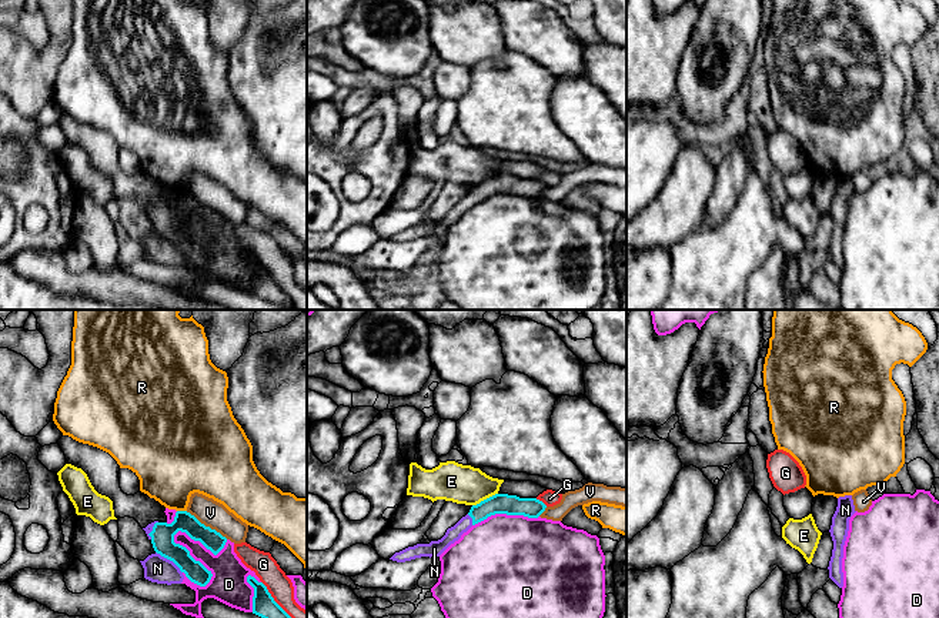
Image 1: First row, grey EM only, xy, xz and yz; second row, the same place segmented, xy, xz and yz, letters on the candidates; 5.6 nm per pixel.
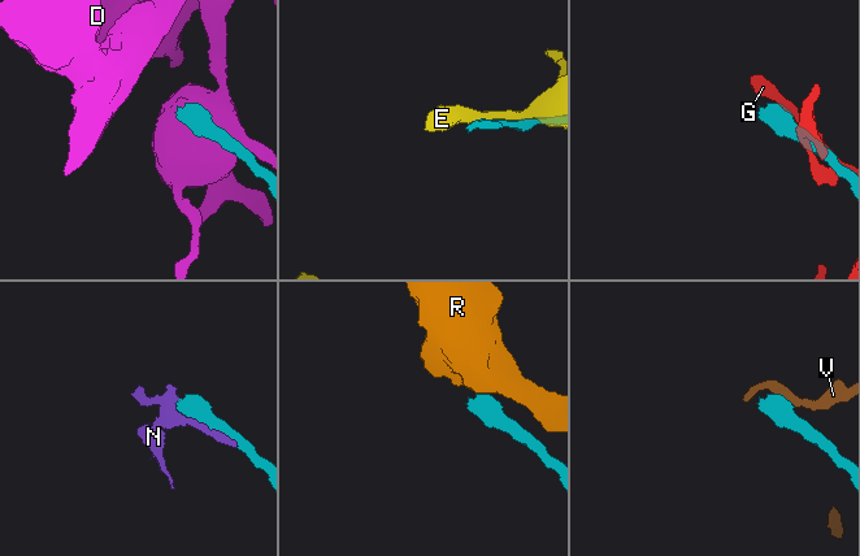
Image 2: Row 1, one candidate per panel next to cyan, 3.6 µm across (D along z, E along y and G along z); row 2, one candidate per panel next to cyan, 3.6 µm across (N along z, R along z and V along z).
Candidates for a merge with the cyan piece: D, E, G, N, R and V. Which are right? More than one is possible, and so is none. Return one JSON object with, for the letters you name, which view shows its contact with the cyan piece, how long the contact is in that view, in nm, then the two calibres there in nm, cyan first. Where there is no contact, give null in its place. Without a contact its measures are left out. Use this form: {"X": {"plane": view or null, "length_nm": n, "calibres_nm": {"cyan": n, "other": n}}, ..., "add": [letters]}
{"N": {"plane": "xy", "length_nm": 200, "calibres_nm": {"cyan": 130, "other": 150}}, "add": ["N"]}

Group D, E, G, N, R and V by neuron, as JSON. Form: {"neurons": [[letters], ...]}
{"neurons": [["D"], ["E"], ["G"], ["N"], ["R"], ["V"]]}

